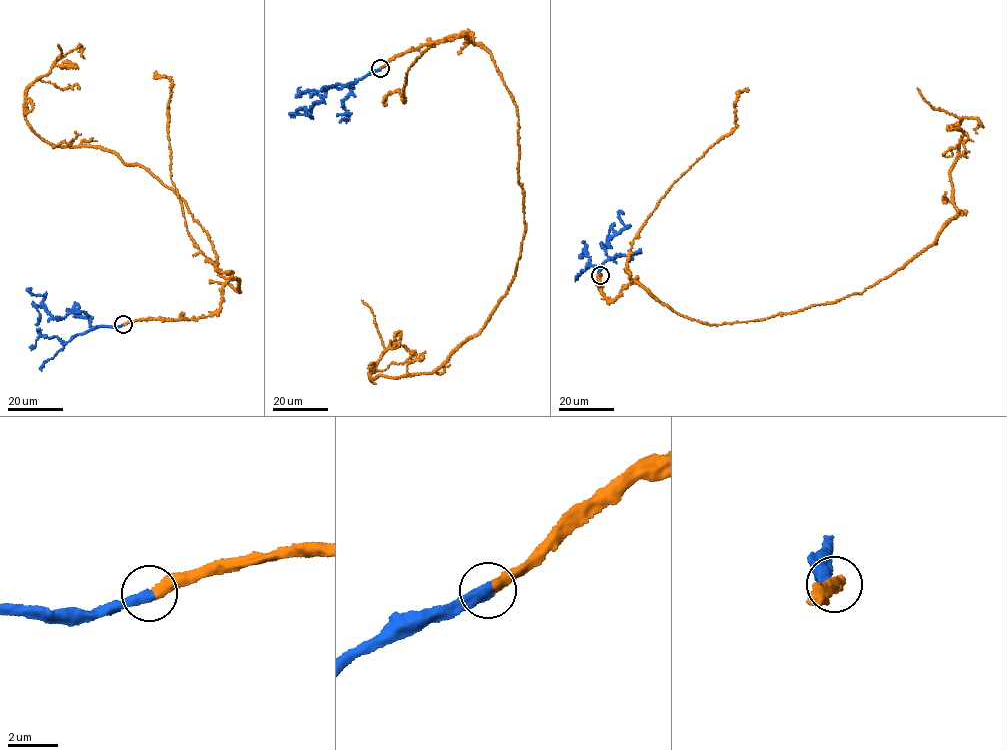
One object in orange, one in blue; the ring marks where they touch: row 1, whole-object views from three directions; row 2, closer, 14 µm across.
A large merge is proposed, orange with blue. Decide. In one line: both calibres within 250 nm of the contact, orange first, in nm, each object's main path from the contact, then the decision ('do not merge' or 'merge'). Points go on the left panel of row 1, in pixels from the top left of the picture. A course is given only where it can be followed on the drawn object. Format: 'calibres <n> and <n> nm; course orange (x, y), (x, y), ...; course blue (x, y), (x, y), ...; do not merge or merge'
calibres 440 and 480 nm; course orange (124, 324), (211, 315), (239, 281), (150, 171), (33, 130), (26, 91), (58, 44); course blue (123, 324), (93, 327), (89, 317), (82, 311), (54, 318), (41, 303), (42, 295), (35, 295), (29, 288); merge

